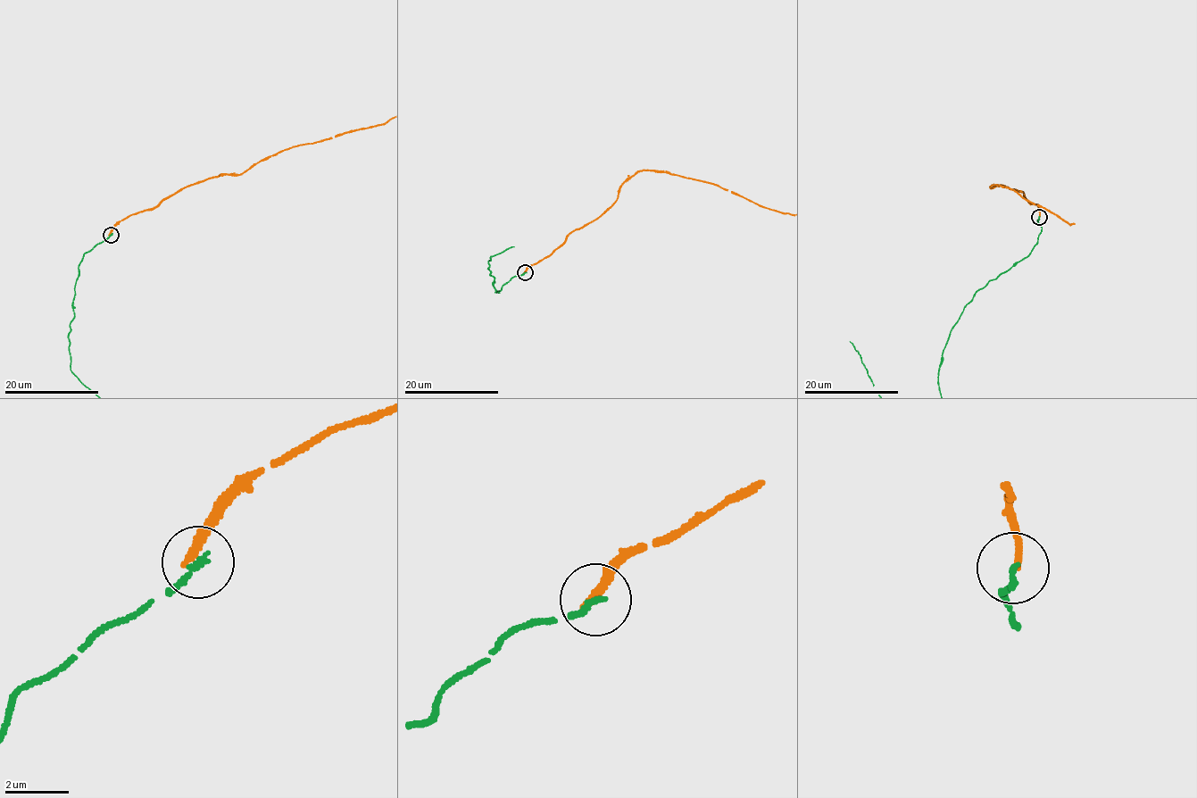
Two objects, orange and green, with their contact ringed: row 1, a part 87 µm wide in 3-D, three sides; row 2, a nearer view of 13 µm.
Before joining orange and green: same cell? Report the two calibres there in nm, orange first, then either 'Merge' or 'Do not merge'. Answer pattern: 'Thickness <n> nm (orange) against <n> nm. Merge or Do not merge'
Thickness 240 nm (orange) against 190 nm. Do not merge

